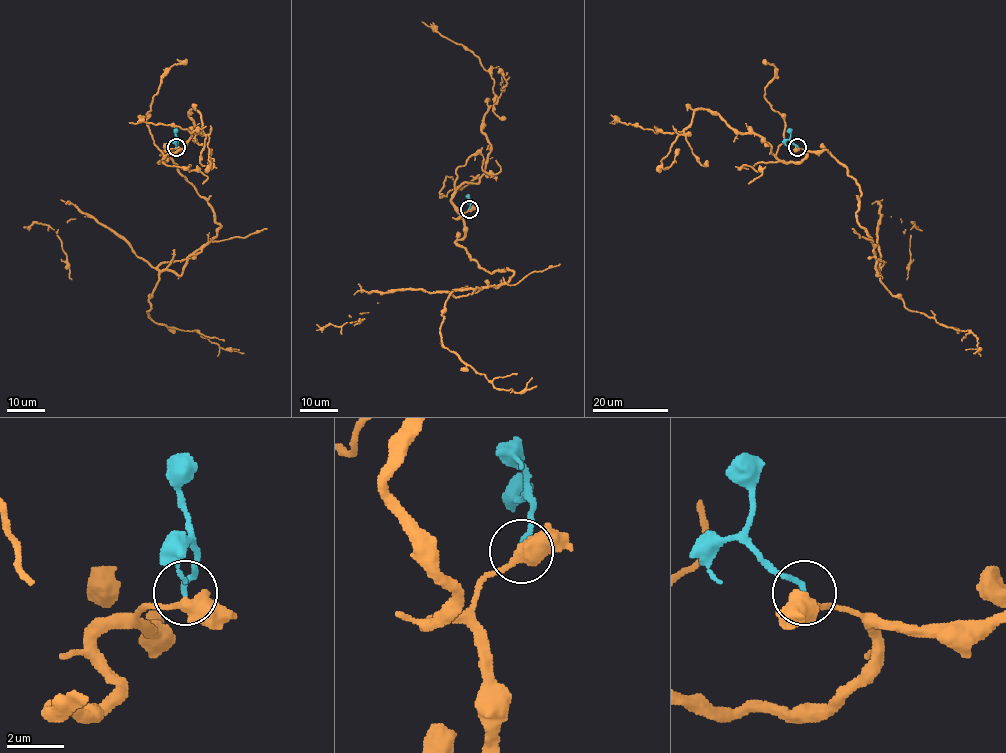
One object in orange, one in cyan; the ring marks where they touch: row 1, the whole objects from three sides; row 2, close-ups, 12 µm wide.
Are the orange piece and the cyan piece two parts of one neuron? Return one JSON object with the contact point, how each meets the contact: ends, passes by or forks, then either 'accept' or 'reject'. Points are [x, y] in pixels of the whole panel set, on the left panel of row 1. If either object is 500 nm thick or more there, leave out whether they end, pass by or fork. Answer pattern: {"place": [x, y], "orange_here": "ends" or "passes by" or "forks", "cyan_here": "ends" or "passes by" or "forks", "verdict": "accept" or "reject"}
{"place": [176, 147], "orange_here": "passes by", "cyan_here": "ends", "verdict": "accept"}

